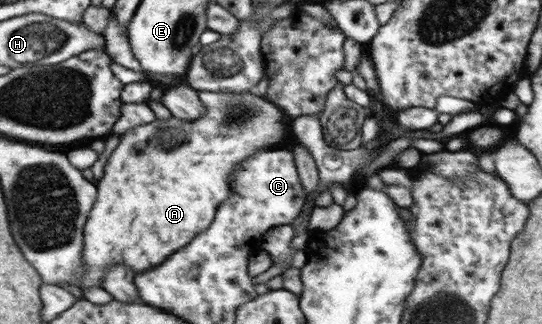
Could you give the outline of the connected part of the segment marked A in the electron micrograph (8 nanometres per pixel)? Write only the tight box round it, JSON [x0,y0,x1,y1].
[80,90,287,298]

